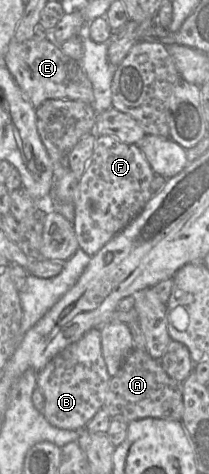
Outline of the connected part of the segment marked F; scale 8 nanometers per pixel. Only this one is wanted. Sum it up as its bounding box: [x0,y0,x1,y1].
[73,135,155,256]

